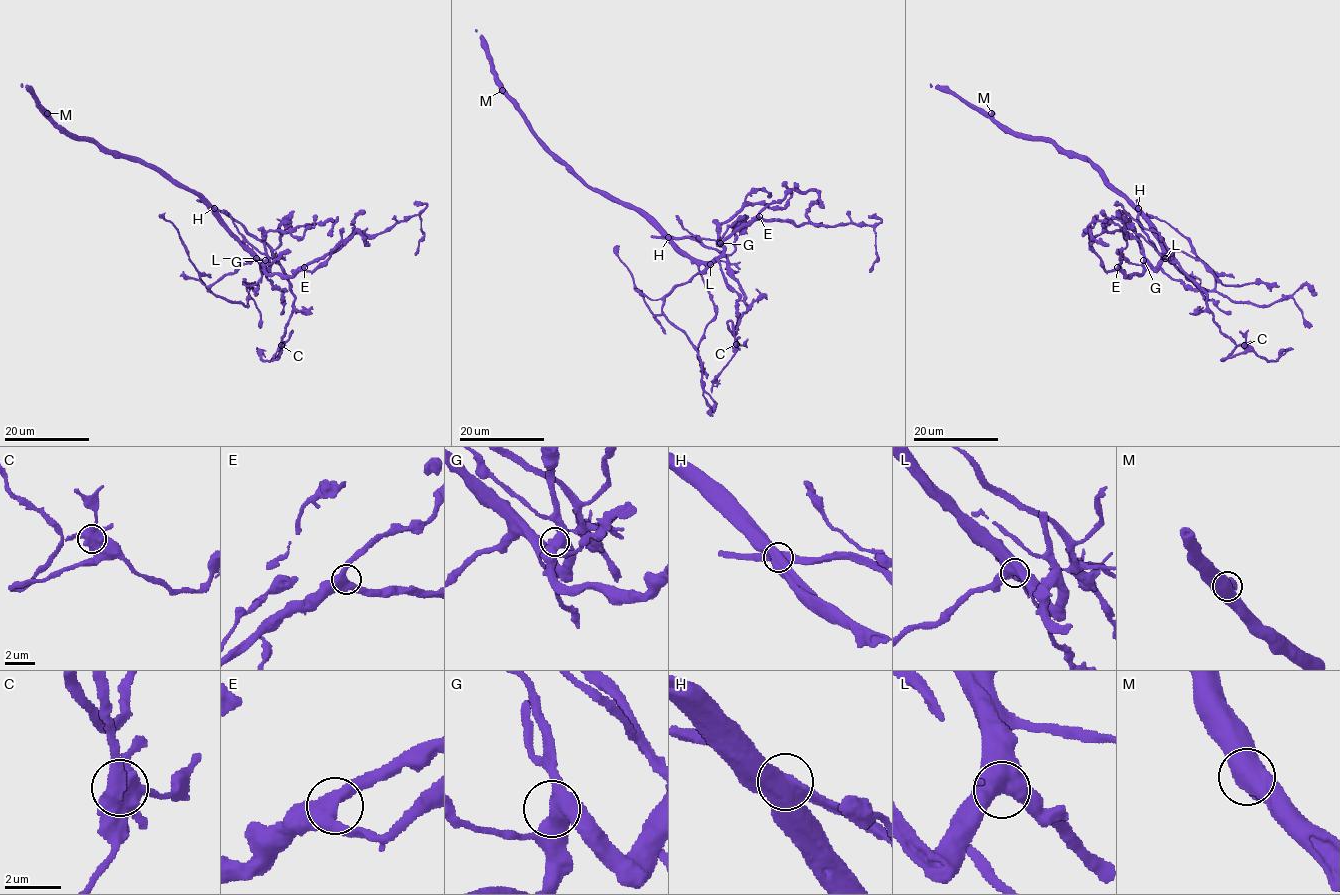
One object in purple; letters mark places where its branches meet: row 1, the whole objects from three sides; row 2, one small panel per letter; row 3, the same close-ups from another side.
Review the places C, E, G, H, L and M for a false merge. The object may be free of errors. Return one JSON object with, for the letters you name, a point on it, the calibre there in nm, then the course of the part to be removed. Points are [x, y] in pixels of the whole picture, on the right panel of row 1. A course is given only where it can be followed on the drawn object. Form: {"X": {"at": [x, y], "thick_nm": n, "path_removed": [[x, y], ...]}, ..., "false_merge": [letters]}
{"H": {"at": [1138, 208], "thick_nm": 600, "path_removed": [[1138, 207], [1150, 241], [1202, 290], [1236, 345], [1221, 359], [1254, 351], [1275, 360], [1293, 349]]}, "false_merge": ["H"]}

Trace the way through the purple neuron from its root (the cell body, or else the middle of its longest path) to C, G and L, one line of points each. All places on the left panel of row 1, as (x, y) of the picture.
C: (222, 220), (263, 266), (270, 283), (289, 289), (294, 297), (294, 310), (273, 359), (279, 357), (281, 345)
G: (222, 220), (266, 268), (268, 263), (265, 260)
L: (222, 220), (224, 226), (256, 258)

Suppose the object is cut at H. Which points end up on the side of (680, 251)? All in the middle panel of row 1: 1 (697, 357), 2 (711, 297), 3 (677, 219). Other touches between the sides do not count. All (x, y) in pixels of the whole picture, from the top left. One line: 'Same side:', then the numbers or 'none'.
Same side: 1, 2, 3

